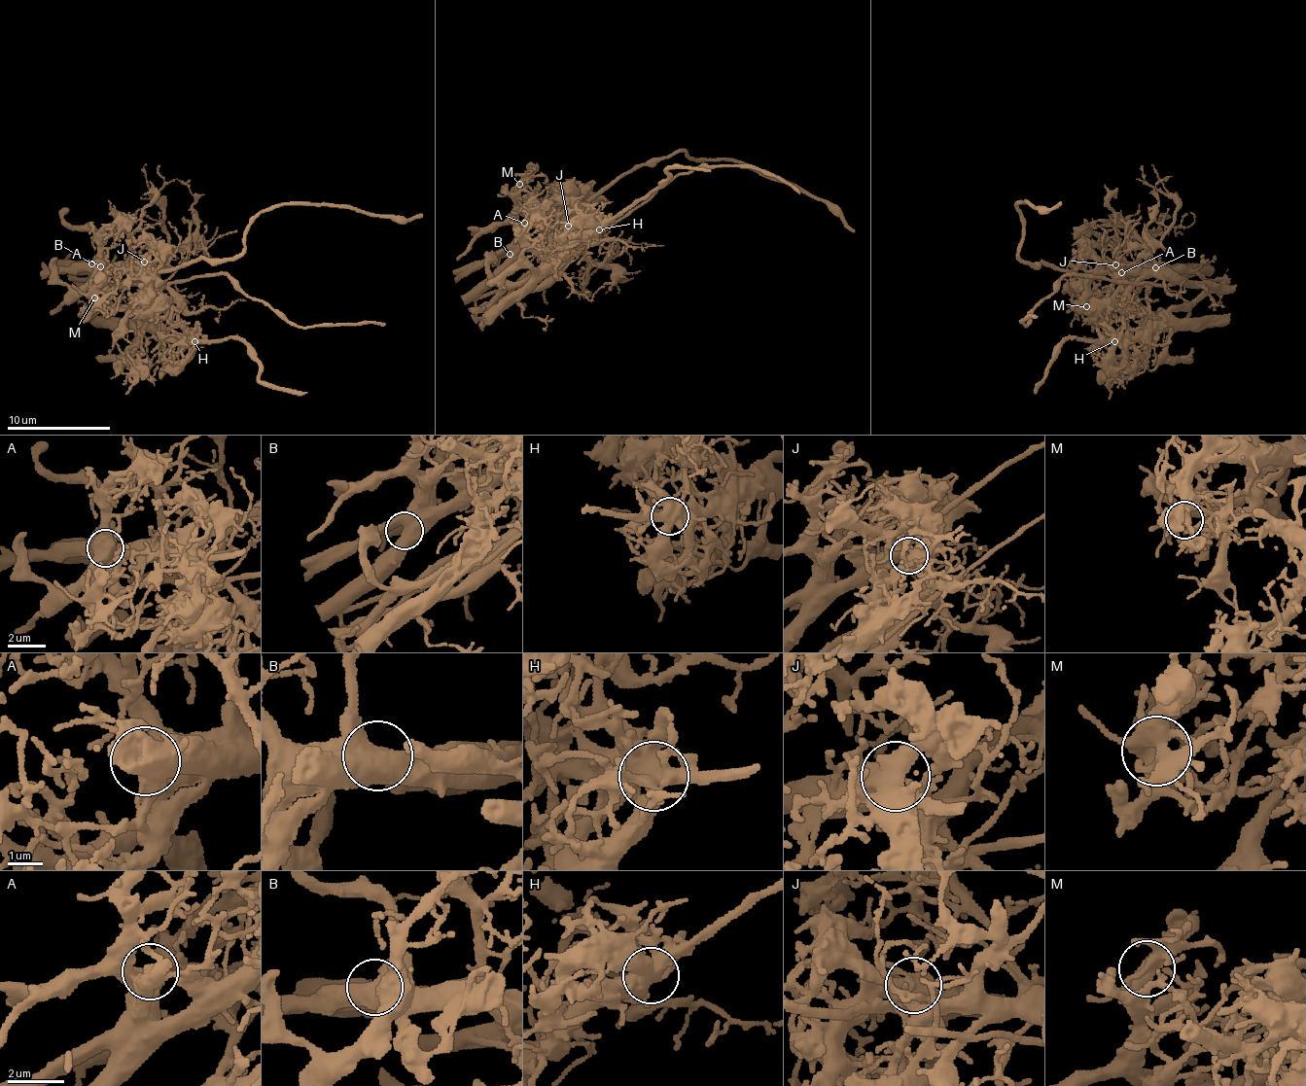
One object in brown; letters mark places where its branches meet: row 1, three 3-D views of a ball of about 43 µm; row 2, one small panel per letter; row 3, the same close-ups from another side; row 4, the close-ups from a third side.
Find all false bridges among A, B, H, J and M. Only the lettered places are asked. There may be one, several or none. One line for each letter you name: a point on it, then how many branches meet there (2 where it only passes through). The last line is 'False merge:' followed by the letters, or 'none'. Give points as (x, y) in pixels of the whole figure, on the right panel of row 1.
H: place (1114, 341); branches 4
J: place (1115, 264); branches 5
False merge: H, J

